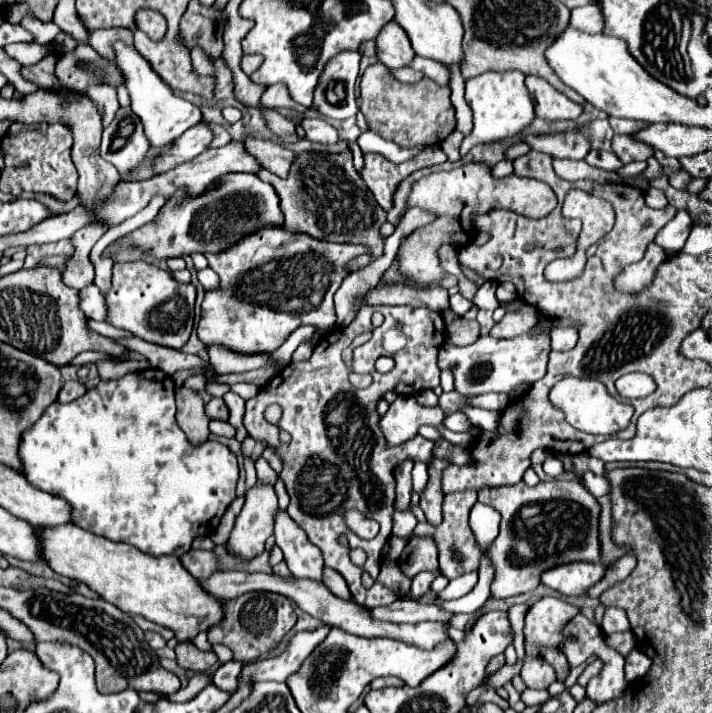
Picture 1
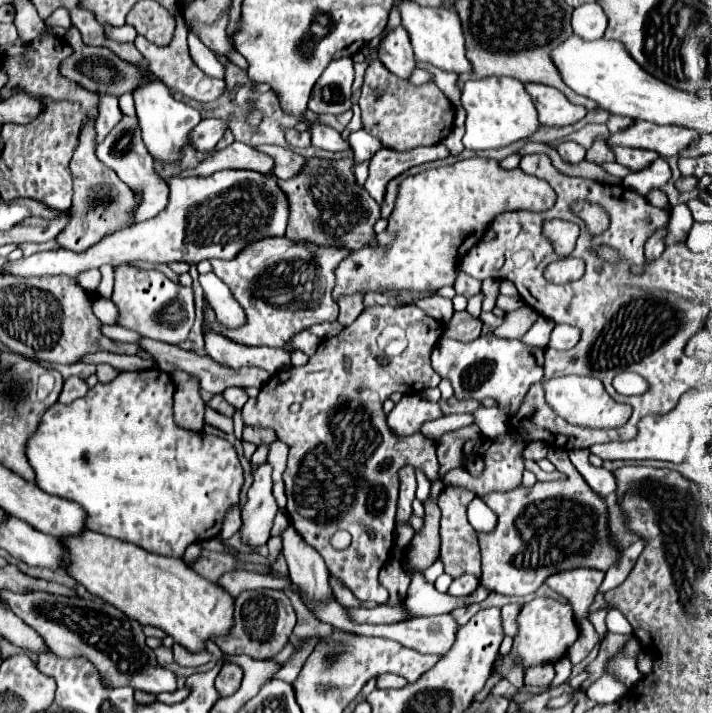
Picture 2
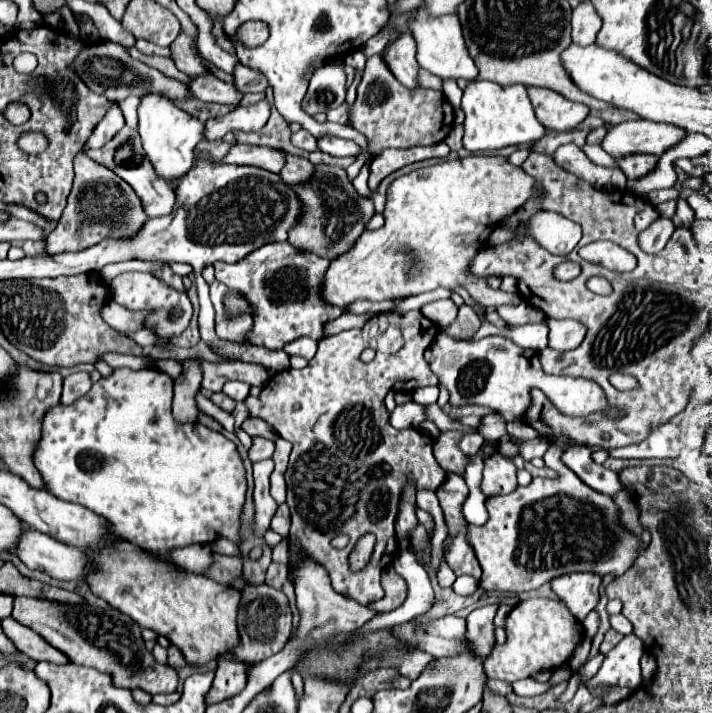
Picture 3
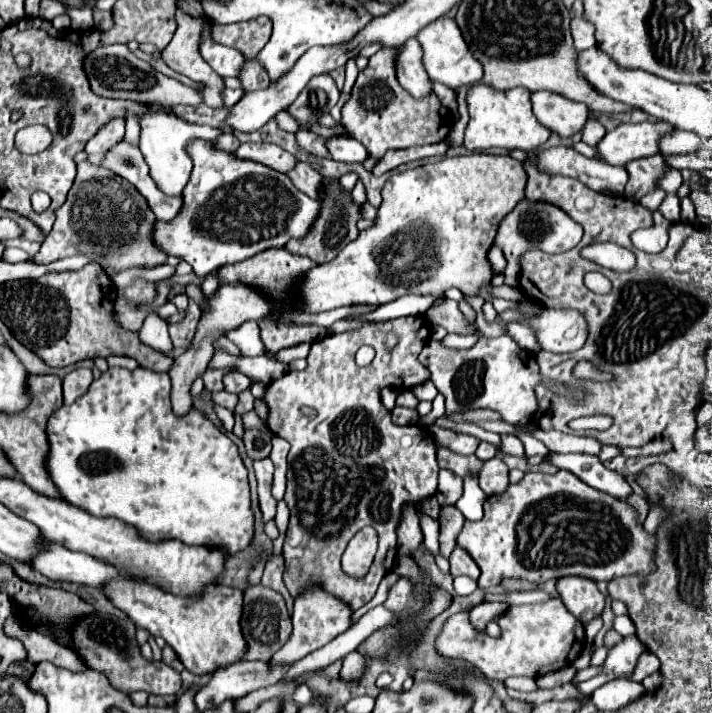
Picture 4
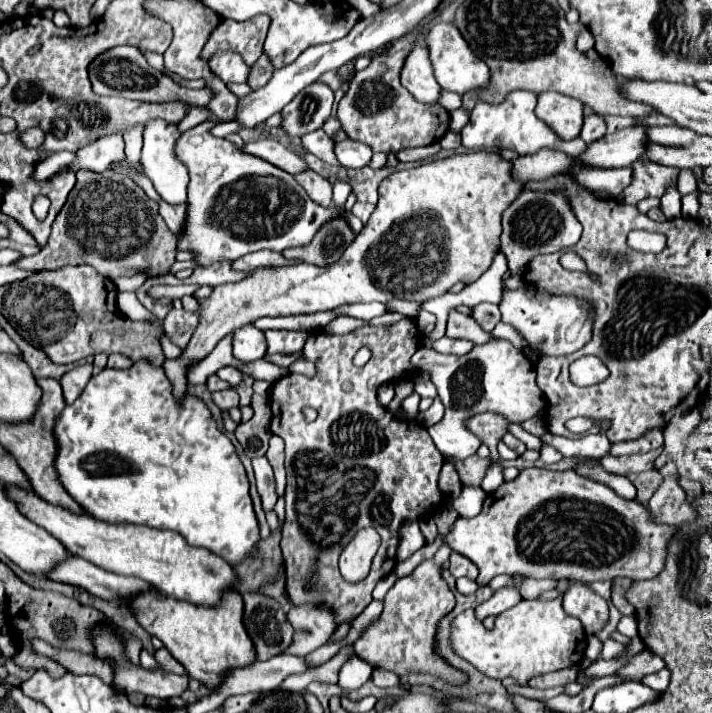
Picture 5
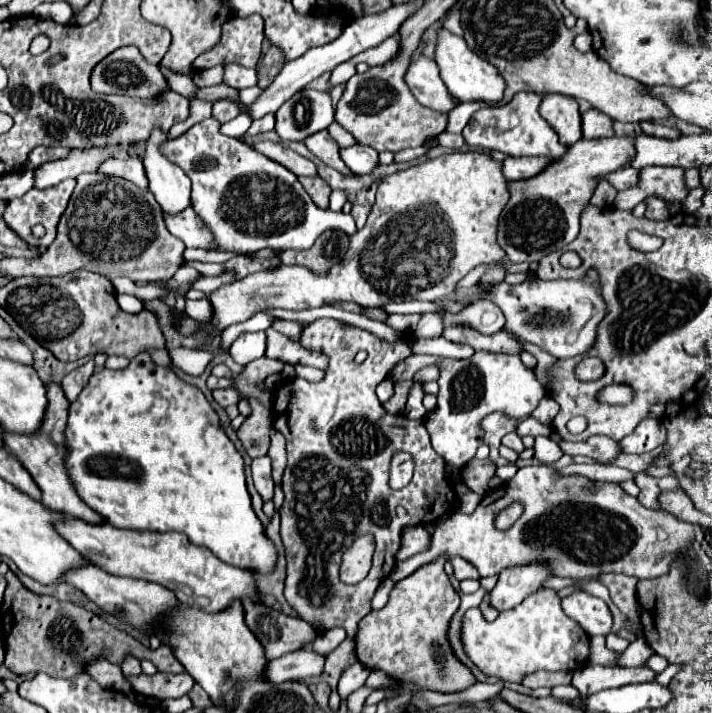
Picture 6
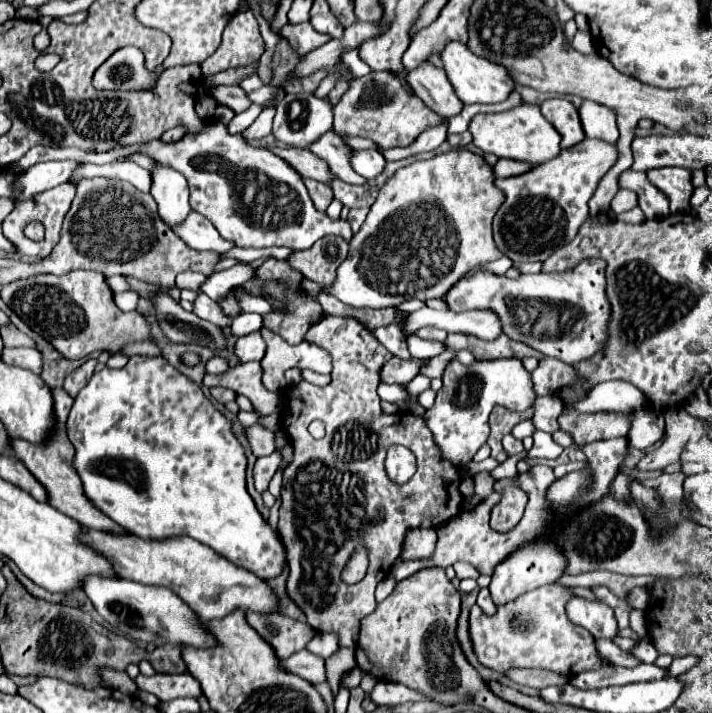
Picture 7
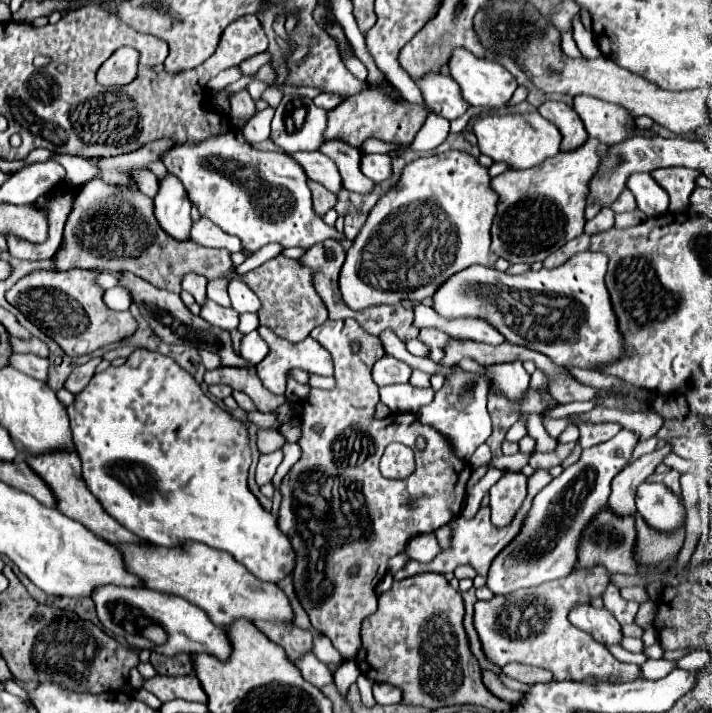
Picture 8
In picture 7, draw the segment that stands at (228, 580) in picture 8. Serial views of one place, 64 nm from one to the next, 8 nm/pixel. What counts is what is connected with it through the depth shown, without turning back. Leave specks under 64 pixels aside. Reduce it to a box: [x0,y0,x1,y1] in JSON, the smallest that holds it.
[84,528,280,622]

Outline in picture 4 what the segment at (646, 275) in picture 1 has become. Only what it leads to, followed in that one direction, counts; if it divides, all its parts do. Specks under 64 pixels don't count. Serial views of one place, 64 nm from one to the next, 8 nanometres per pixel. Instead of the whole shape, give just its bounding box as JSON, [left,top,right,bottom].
[631,212,671,252]

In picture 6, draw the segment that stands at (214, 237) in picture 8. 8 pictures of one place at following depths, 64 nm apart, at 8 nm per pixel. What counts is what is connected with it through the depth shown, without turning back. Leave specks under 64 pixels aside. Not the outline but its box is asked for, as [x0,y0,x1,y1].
[164,208,218,250]

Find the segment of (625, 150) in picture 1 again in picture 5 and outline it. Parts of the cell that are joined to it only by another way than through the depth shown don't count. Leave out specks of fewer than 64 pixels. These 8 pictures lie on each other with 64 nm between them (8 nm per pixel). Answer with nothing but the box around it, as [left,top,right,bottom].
[620,162,678,204]

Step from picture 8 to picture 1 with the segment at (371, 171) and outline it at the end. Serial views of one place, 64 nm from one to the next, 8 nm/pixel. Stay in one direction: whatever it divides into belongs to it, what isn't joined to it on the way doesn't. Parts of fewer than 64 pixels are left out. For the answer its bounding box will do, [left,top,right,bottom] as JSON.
[302,118,340,146]

